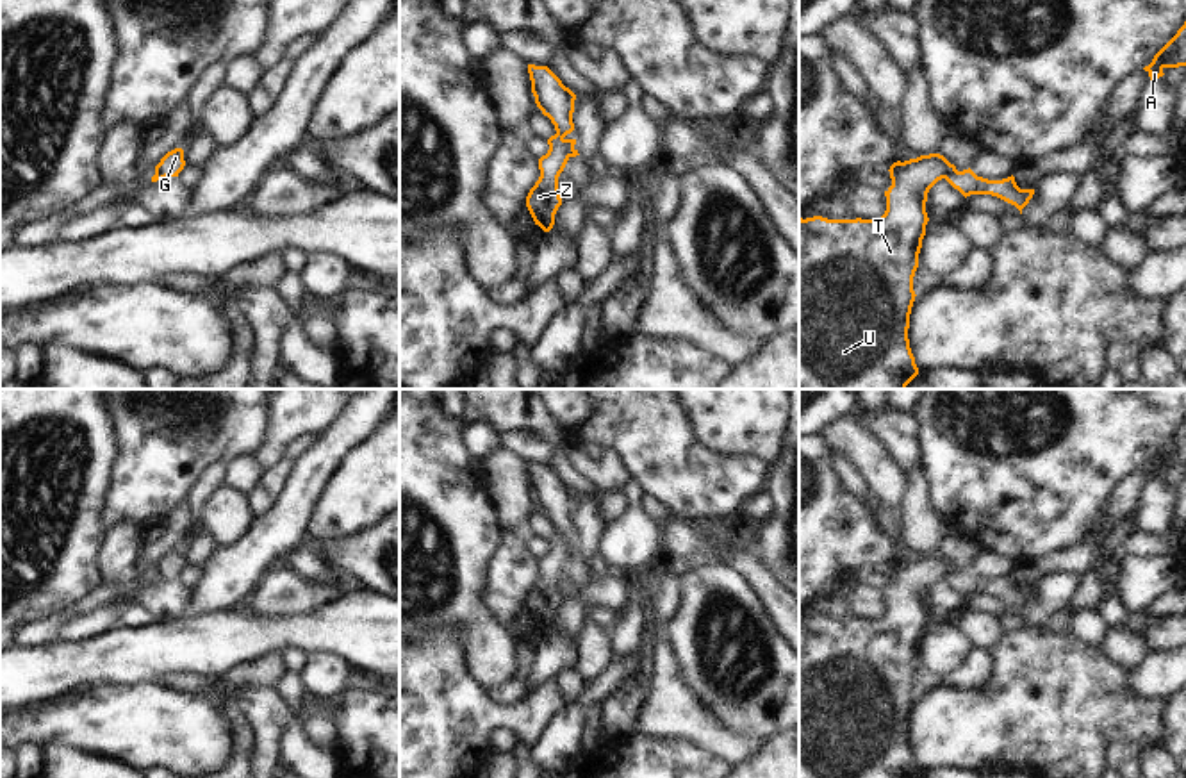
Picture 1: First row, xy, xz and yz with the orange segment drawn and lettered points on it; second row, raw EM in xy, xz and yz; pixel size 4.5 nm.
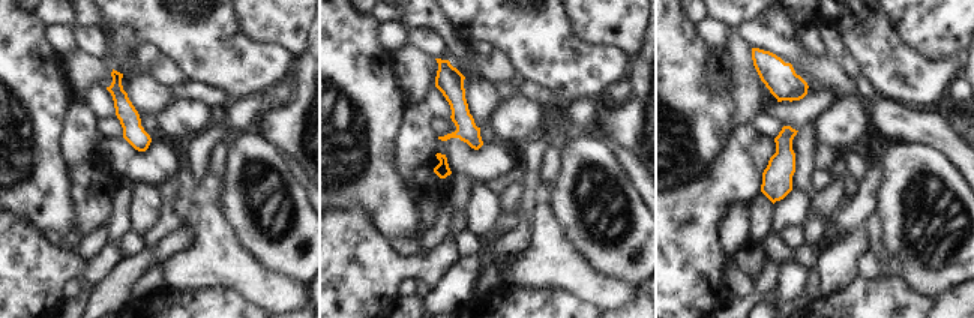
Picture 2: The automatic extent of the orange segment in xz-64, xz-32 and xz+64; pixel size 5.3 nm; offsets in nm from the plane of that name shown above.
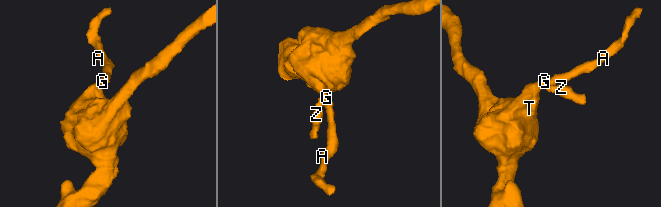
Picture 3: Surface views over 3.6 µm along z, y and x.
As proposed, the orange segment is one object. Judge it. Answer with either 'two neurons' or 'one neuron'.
two neurons

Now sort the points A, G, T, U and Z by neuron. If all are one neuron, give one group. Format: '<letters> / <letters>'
A G T U / Z

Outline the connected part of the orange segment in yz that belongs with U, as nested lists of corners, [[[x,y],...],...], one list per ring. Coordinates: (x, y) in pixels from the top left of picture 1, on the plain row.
[[[940,553],[897,560],[890,566],[892,585],[885,591],[886,610],[877,619],[799,617],[799,778],[915,778],[918,767],[908,728],[915,701],[913,676],[929,621],[929,589],[949,573],[958,573]]]

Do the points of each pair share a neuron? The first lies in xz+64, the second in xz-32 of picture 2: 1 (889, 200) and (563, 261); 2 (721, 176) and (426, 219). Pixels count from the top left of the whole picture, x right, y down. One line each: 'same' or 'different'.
1: different
2: different

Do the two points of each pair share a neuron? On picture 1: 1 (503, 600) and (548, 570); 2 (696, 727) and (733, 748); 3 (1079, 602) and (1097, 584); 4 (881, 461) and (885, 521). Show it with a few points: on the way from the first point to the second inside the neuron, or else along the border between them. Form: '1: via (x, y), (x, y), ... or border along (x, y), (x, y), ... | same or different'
1: border along (539, 559), (539, 579), (525, 602) | different
2: via (705, 728), (724, 743) | same
3: via (1083, 598), (1094, 587) | same
4: border along (858, 470), (869, 489), (899, 514) | different

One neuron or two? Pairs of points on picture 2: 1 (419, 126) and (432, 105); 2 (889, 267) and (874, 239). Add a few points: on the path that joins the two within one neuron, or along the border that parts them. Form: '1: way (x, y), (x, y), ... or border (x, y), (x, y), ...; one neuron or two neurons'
1: border (419, 104), (431, 117); two neurons
2: way (886, 260), (875, 246); one neuron

